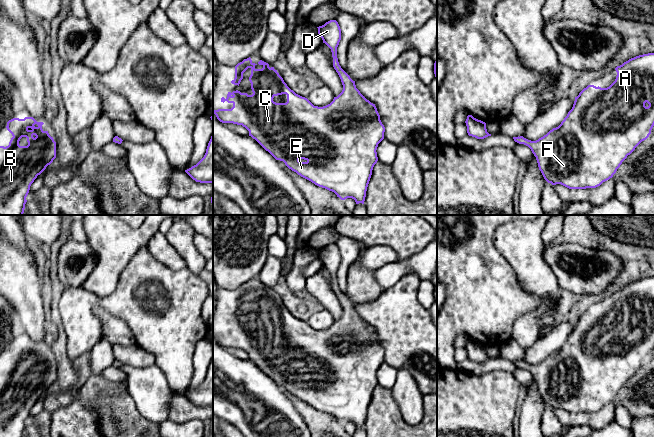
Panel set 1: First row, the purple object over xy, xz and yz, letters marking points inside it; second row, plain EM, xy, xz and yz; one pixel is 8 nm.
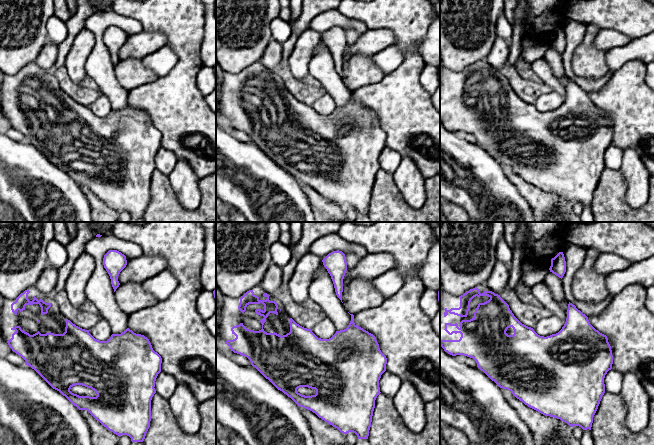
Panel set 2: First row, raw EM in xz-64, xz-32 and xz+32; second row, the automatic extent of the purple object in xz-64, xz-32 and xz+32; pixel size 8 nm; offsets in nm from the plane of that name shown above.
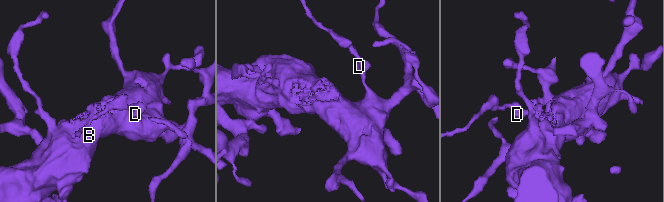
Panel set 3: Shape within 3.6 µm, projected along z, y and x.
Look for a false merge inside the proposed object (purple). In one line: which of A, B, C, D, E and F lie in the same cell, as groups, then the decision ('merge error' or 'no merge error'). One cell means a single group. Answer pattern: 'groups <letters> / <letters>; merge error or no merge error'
groups A B C D E F; no merge error

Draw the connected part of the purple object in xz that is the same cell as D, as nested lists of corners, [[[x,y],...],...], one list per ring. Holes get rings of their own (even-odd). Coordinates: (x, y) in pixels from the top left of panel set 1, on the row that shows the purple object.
[[[330,20],[324,25],[317,27],[318,34],[332,52],[333,67],[338,73],[343,90],[333,101],[323,107],[314,106],[307,98],[296,94],[284,82],[274,67],[260,60],[257,64],[251,58],[244,59],[235,66],[235,78],[232,84],[238,85],[243,79],[243,73],[250,68],[251,75],[249,81],[253,94],[241,93],[236,90],[228,92],[227,98],[221,98],[221,102],[232,103],[231,109],[213,110],[217,119],[222,123],[233,123],[242,125],[249,131],[249,136],[255,139],[266,151],[276,160],[283,161],[285,165],[296,172],[301,177],[311,181],[315,185],[334,192],[341,200],[352,198],[356,204],[364,204],[367,187],[372,175],[374,165],[378,161],[377,147],[384,139],[385,127],[380,120],[380,115],[375,104],[367,100],[356,88],[355,81],[341,68],[337,58],[337,47],[341,40],[341,29],[336,20]],[[286,94],[286,103],[276,103],[273,98],[278,95]]]

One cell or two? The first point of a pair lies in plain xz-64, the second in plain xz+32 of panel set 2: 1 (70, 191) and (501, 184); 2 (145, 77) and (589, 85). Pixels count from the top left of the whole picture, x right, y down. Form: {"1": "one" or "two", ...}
{"1": "one", "2": "two"}

